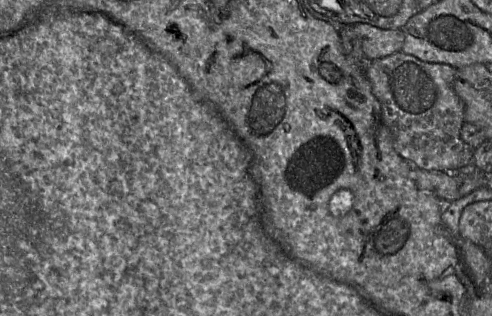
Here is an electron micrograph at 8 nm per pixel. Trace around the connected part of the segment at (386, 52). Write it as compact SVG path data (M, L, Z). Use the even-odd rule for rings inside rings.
M370 24L353 25L367 61L377 60L401 51L405 35L402 29L381 29Z

